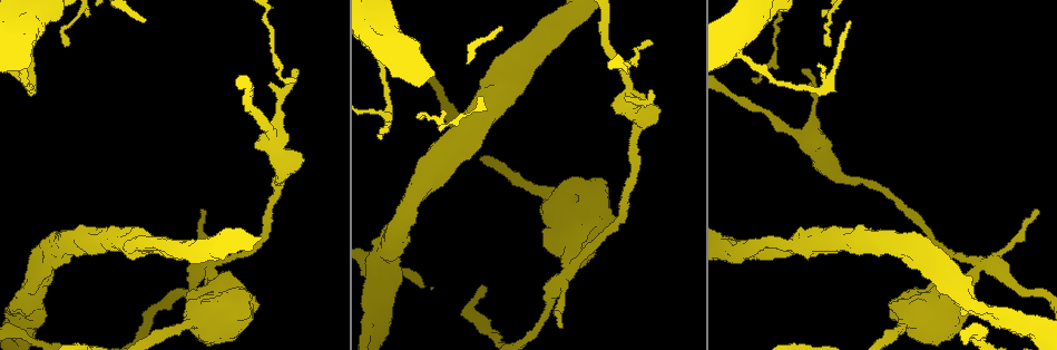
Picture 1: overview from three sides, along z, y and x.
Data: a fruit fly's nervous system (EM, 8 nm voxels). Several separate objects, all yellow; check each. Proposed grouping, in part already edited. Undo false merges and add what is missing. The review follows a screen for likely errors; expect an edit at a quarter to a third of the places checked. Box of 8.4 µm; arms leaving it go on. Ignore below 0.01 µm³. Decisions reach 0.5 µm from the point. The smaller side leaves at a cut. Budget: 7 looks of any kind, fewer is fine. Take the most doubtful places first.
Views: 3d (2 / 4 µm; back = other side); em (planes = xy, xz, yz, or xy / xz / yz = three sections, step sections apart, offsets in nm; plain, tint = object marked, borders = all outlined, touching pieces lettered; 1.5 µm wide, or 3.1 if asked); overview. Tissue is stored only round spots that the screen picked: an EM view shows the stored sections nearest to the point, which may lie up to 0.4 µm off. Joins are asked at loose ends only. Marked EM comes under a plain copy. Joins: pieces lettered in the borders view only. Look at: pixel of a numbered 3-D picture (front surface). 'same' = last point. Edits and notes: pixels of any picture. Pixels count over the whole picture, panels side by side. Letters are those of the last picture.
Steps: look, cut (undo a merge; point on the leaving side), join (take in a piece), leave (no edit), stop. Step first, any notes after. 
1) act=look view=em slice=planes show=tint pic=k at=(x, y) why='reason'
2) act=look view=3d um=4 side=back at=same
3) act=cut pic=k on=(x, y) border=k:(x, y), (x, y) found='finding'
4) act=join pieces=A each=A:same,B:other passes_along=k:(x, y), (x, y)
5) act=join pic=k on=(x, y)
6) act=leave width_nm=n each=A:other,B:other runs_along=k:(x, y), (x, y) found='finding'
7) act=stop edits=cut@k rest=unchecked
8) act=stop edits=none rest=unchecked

act=look view=em slice=yz step=4 show=tint pic=1 at=(973, 267) why='four-way junction'

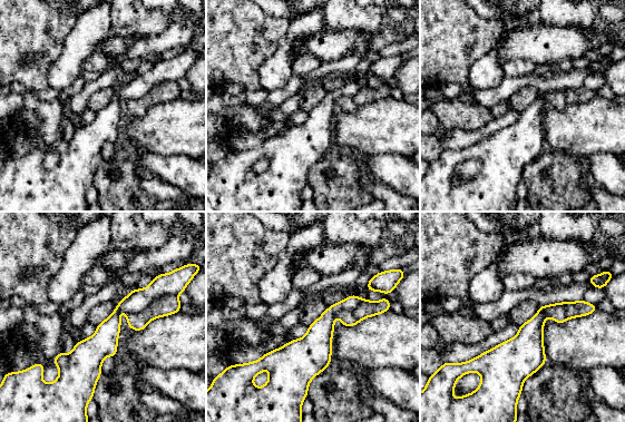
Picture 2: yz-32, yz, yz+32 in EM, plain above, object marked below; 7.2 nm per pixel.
act=look view=em slice=planes show=borders at=same why='cut it another way'

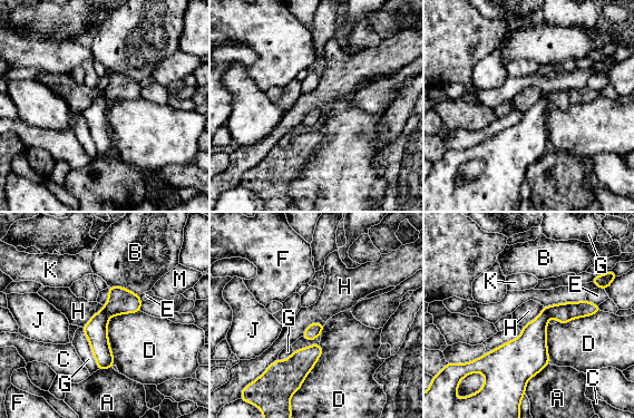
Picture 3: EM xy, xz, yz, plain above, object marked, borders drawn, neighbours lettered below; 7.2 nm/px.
act=cut pic=3 on=(563, 313) each=A:other,B:other,C:other,D:other,E:other,F:other,G:other,H:other,J:other,K:other,M:other border=3:(542, 310), (545, 310), (549, 316) found='two cells meet here'

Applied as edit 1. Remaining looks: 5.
act=look view=em slice=planes show=tint pic=1 at=(745, 57) why='sudden change in width'

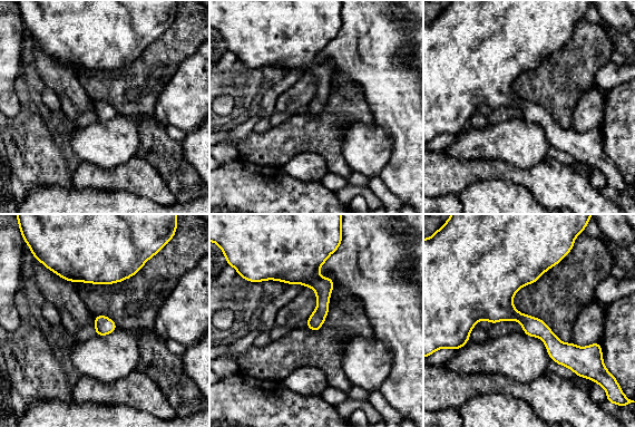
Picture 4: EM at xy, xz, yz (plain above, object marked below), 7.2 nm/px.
act=look view=em slice=planes show=borders at=same

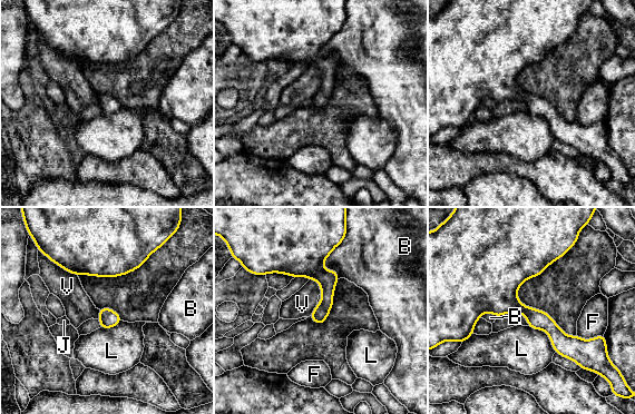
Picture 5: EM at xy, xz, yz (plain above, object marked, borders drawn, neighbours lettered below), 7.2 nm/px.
act=leave each=B:other,F:other,J:other,L:other,V:other found='continuous, no second cell'

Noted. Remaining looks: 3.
act=look view=em slice=xz step=4 show=tint pic=1 at=(188, 322) why='sudden change in width'

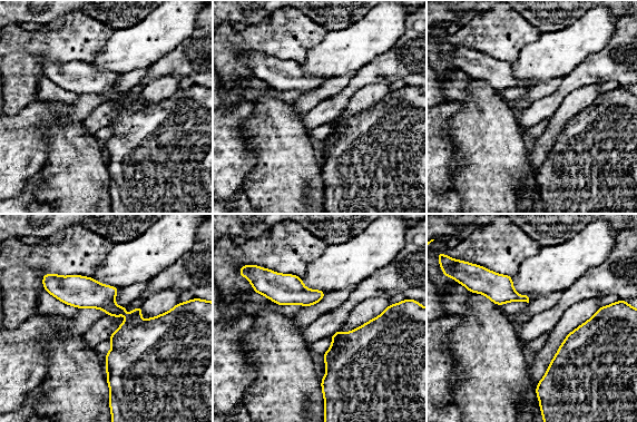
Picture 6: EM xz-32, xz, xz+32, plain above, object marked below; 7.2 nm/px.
act=look view=em slice=planes show=borders at=same why='cut it another way'

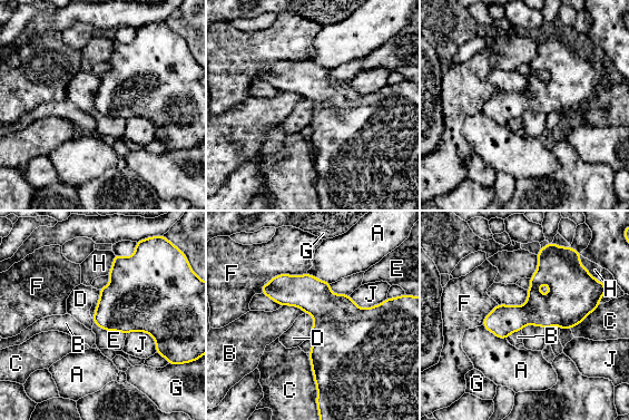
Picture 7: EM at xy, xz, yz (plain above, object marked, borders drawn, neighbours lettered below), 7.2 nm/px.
act=leave width_nm=240 each=A:other,B:other,C:other,D:other,E:other,F:other,G:other,H:other,J:other border=7:(92, 319), (94, 322) found='one cell here'

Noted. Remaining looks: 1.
act=stop edits=cut@3 rest=unchecked

